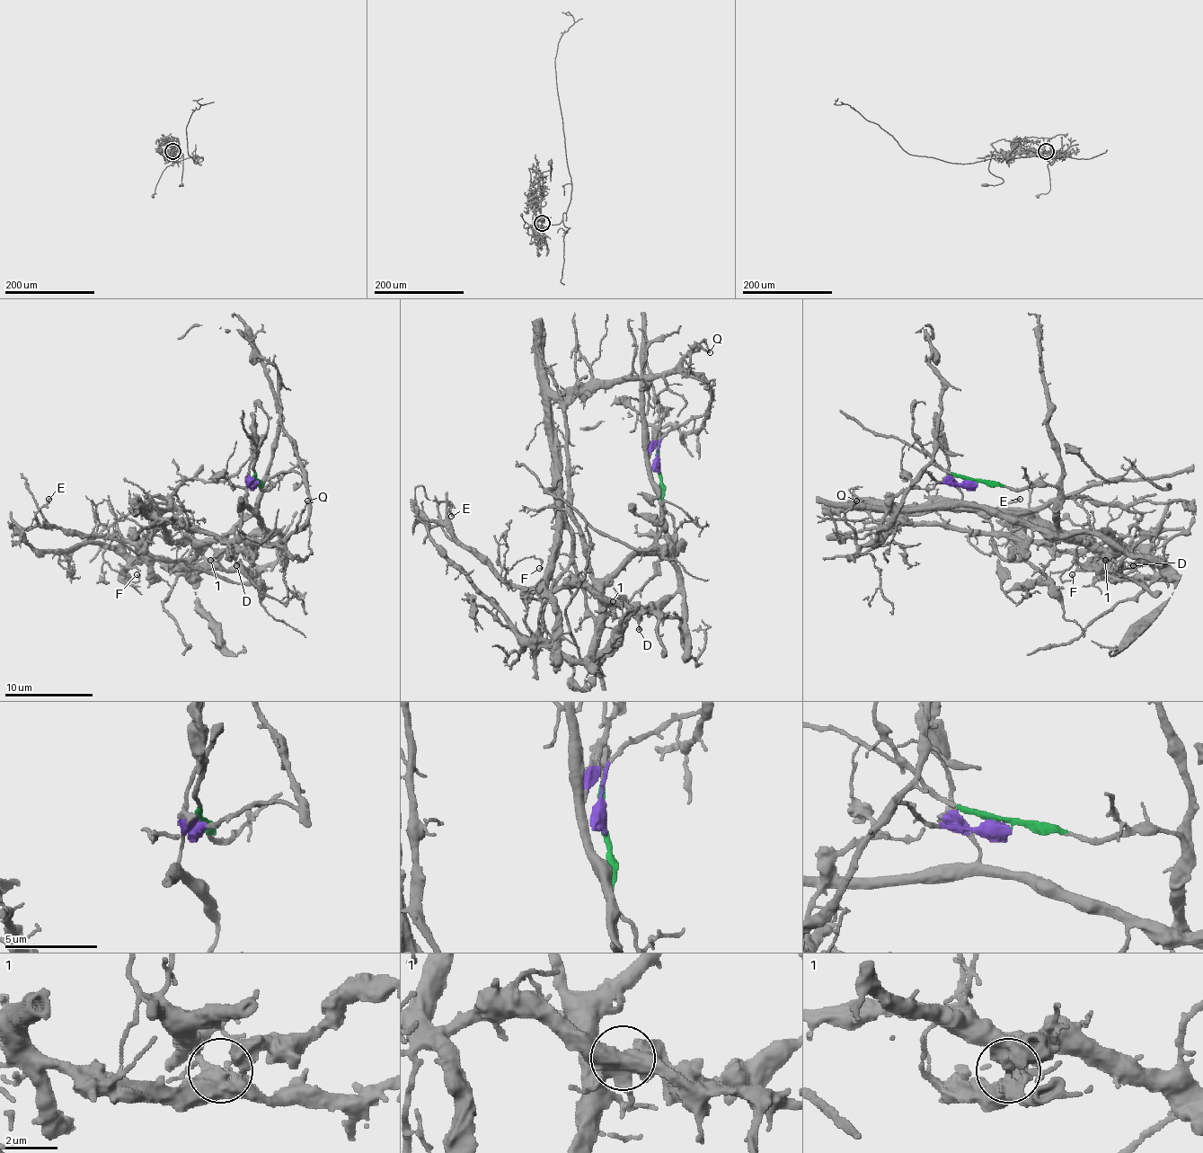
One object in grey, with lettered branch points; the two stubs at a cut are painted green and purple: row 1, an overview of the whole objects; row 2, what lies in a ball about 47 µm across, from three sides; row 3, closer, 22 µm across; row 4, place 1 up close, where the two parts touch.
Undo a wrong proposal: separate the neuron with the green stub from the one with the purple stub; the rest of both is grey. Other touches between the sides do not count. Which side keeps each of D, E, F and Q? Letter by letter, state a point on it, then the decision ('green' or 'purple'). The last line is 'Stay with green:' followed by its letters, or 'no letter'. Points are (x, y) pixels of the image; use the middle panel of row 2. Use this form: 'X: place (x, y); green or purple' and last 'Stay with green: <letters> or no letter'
D: place (639, 629); purple
E: place (451, 516); purple
F: place (539, 568); purple
Q: place (710, 352); purple
Stay with green: no letter

